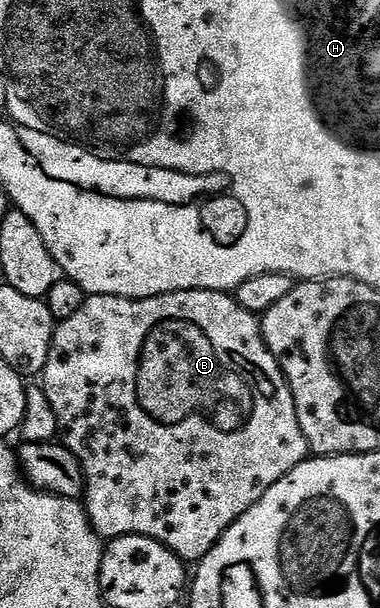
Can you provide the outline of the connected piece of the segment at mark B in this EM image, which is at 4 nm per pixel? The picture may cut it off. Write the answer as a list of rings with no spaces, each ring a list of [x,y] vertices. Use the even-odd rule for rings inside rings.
[[[201,288],[191,292],[169,292],[143,300],[87,296],[77,314],[72,314],[72,318],[61,321],[55,327],[48,362],[40,374],[40,387],[48,394],[52,410],[56,410],[61,444],[78,459],[82,467],[82,477],[86,479],[84,507],[95,532],[107,541],[115,540],[117,536],[147,536],[168,546],[168,550],[175,552],[184,562],[203,560],[212,546],[216,546],[218,539],[248,509],[256,506],[269,488],[276,486],[284,474],[300,466],[311,455],[296,418],[292,390],[282,367],[264,342],[259,317],[244,310],[233,295],[225,292],[205,292]]]

